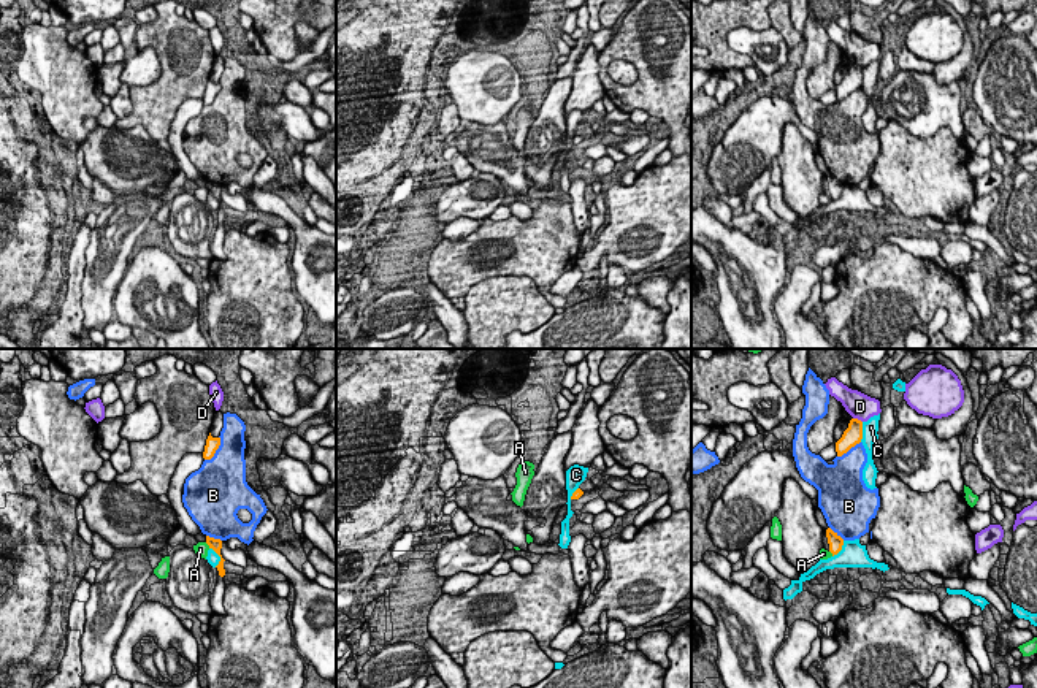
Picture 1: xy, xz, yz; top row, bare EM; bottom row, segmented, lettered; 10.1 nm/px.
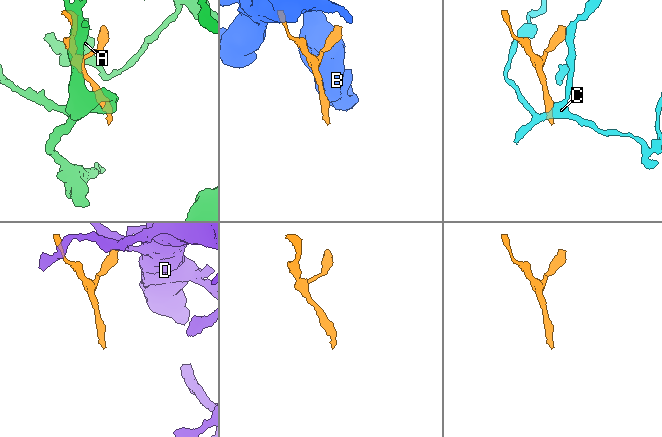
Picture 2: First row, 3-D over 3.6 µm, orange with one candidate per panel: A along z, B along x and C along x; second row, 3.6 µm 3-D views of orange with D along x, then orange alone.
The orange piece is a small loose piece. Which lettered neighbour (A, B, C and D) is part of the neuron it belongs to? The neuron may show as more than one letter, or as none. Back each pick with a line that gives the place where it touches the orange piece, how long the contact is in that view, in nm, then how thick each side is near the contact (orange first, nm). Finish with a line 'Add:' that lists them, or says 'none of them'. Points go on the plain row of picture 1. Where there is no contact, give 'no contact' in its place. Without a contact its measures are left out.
Add: none of them

